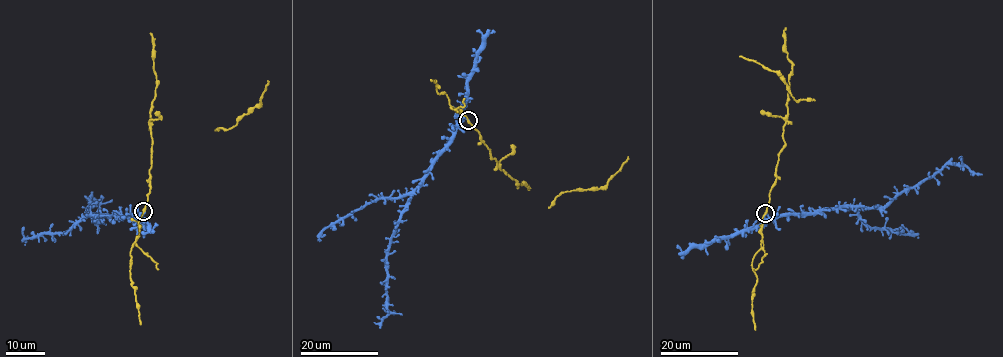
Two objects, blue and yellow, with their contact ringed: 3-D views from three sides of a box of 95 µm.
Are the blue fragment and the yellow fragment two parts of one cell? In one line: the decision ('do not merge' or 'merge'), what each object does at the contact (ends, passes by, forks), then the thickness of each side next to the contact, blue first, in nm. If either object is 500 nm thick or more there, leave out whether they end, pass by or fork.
do not merge; blue ends; yellow passes by; calibres 280 and 280 nm

